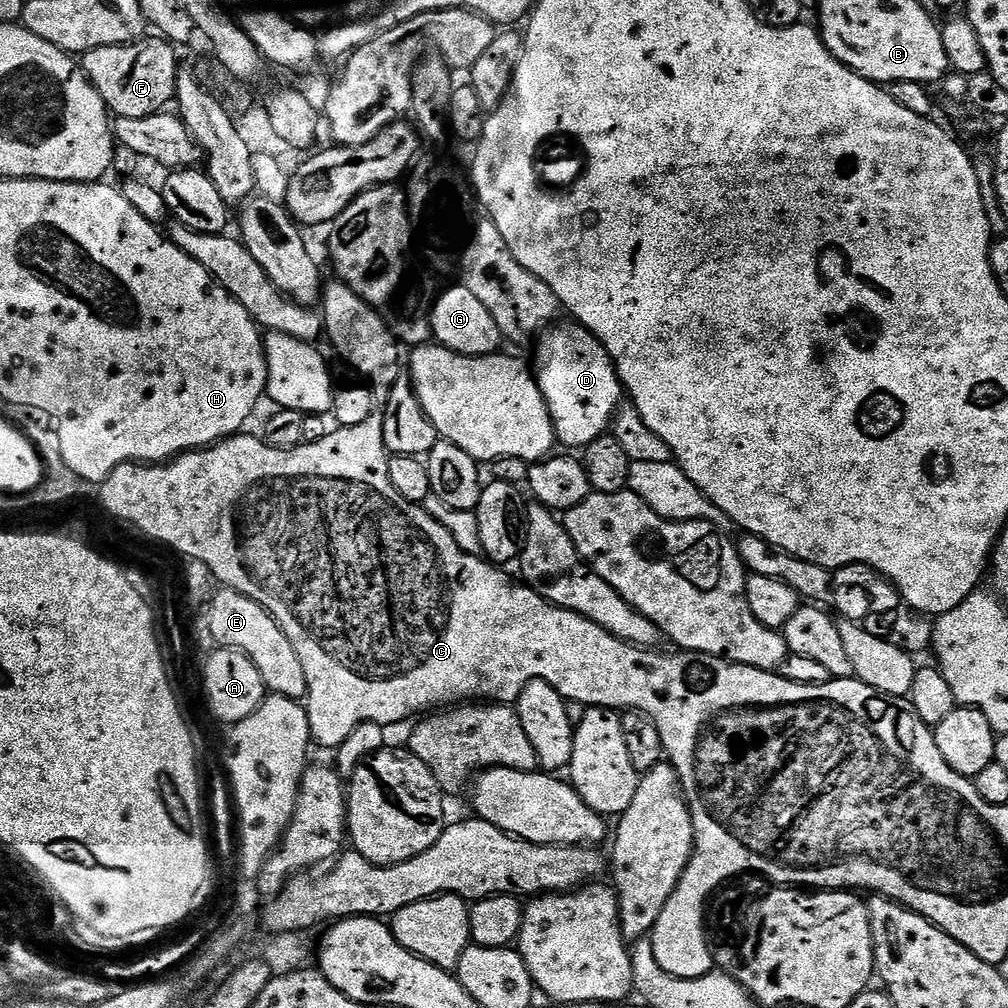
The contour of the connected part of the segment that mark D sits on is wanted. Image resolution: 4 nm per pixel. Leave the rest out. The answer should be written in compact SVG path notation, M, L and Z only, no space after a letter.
M556 322L551 325L539 337L536 348L536 368L534 364L534 375L540 384L542 394L548 400L548 409L552 415L552 425L556 430L557 441L568 448L583 450L590 442L605 435L625 399L624 385L620 382L620 375L616 372L616 362L612 355L606 350L606 346L589 328L585 328L579 322L572 324L560 324Z

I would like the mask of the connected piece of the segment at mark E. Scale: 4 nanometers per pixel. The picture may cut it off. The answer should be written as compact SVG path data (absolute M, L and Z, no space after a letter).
M224 588L213 595L207 613L213 641L221 648L237 648L246 654L250 662L258 666L258 674L262 674L265 689L269 693L298 701L307 697L306 670L302 670L302 662L298 662L294 646L290 646L290 638L282 634L278 622L274 622L272 615L261 604L232 588Z

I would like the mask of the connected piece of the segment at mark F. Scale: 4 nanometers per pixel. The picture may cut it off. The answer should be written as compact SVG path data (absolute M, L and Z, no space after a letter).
M141 38L132 44L98 46L83 53L82 67L113 117L146 118L167 109L176 95L177 49L163 38Z

